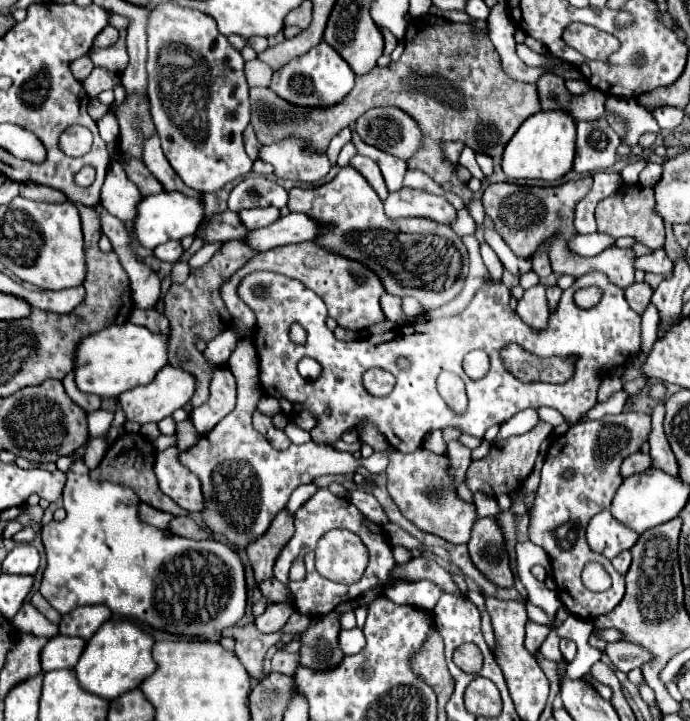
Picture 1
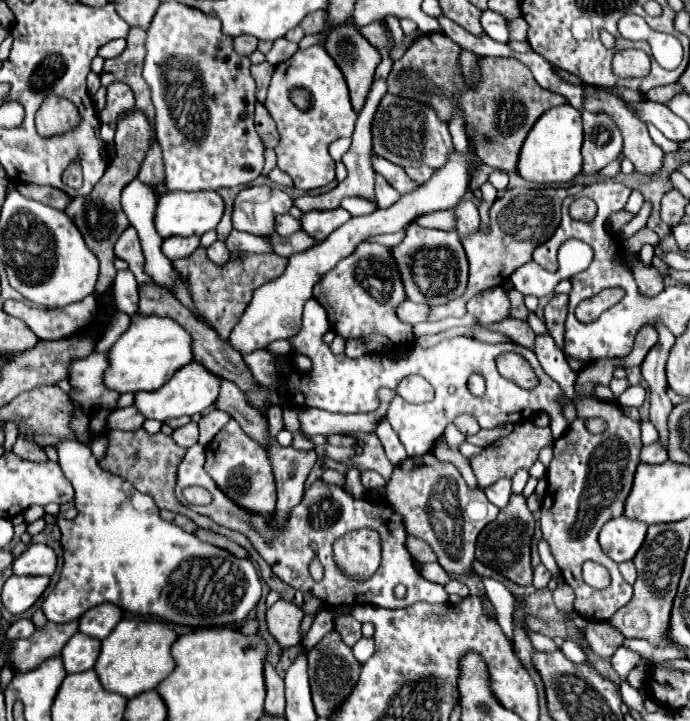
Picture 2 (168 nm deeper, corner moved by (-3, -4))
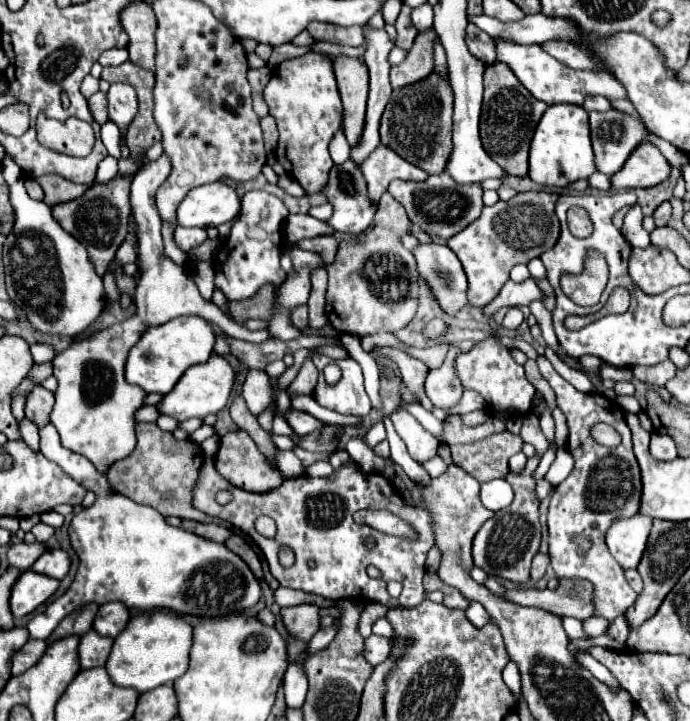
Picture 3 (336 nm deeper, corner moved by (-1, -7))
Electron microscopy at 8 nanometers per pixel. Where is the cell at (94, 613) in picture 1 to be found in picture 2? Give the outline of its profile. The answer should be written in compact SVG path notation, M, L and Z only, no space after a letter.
M100 604L96 608L90 608L80 618L80 632L104 640L120 620L122 620L122 610L116 604Z

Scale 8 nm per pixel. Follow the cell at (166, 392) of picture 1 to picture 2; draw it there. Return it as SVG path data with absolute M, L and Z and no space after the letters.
M192 360L192 364L186 364L184 368L180 368L180 372L176 372L176 376L172 376L172 380L168 384L164 384L164 388L156 390L156 392L136 392L136 408L146 416L146 418L154 418L154 420L168 420L168 418L180 418L180 416L194 416L204 412L208 406L212 406L218 398L220 392L220 378L210 372L202 362Z

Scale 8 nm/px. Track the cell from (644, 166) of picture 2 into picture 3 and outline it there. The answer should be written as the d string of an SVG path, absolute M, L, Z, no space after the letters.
M642 141L626 159L622 171L612 175L614 189L654 187L670 175L670 163L648 141Z

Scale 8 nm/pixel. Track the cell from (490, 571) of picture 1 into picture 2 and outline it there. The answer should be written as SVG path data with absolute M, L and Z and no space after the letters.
M522 494L512 496L510 504L500 510L498 518L492 524L488 524L484 528L484 532L480 532L478 544L476 544L476 560L480 558L482 564L486 564L488 568L500 572L502 576L506 576L508 580L512 580L520 586L532 584L530 544L532 544L534 530L536 530L536 522L534 522L532 512L526 506L526 498Z

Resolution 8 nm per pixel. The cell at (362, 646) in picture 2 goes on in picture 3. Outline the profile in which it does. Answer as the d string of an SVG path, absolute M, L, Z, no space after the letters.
M370 635L366 641L364 641L364 657L370 665L378 665L382 661L388 659L388 651L390 651L390 643L386 637L376 637L376 635Z

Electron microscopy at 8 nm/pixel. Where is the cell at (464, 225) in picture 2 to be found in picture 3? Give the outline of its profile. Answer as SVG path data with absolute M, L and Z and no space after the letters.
M446 173L430 175L424 183L396 179L396 181L392 181L388 185L388 193L404 205L410 221L420 225L422 231L436 233L436 235L446 237L446 239L450 239L458 231L468 227L468 223L478 219L478 215L480 215L480 211L484 207L482 189L480 189L478 183L458 185L458 183L450 181L450 175L446 175Z

